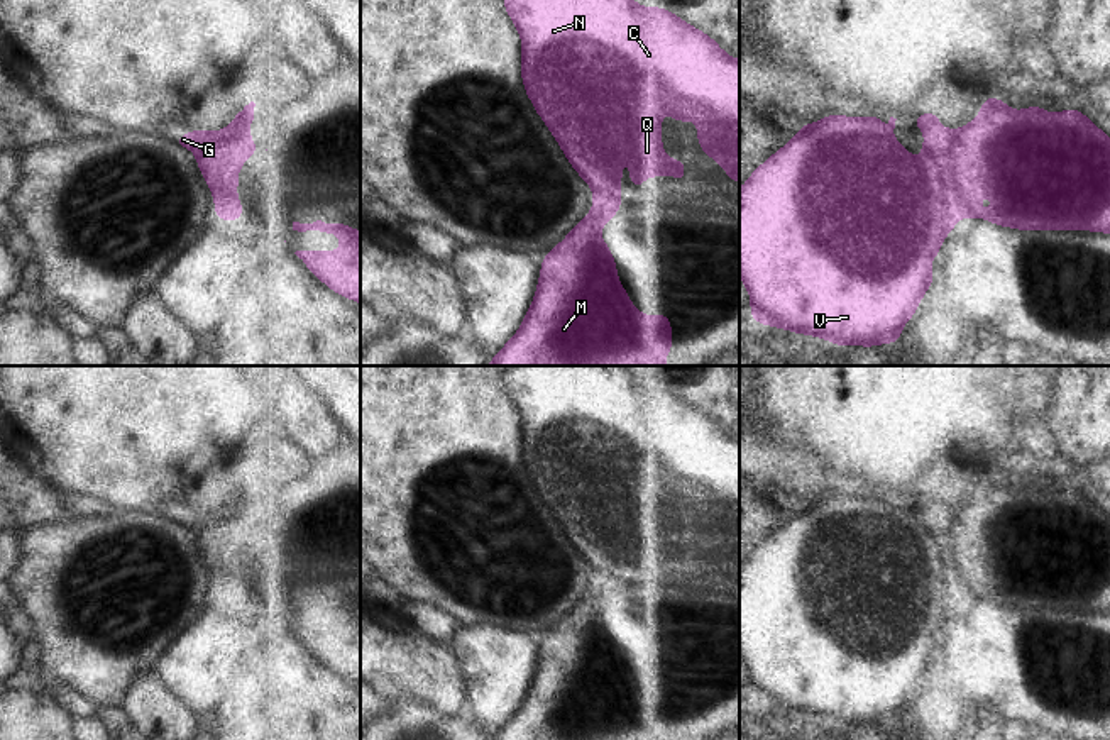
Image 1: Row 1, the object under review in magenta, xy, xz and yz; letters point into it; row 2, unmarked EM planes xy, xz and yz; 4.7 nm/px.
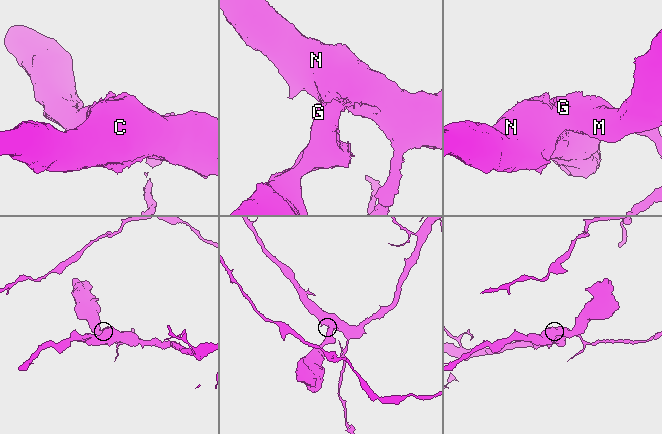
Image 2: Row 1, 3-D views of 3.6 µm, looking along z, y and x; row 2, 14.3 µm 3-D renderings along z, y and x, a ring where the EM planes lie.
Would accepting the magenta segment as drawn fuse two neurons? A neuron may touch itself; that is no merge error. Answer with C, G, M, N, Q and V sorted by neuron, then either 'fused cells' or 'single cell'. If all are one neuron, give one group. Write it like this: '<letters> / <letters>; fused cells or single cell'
C N Q V / G M; fused cells

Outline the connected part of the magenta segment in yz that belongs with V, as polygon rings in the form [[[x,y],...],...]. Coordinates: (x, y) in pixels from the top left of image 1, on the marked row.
[[[832,113],[821,117],[814,124],[802,124],[800,130],[765,163],[755,168],[750,178],[739,188],[739,278],[750,295],[751,320],[772,329],[785,329],[800,335],[826,339],[834,345],[875,347],[882,344],[895,344],[902,339],[904,325],[915,315],[926,291],[934,283],[931,262],[939,256],[948,234],[961,220],[956,200],[948,196],[951,176],[948,159],[936,154],[926,139],[917,161],[907,147],[895,137],[895,120],[890,117],[887,130],[882,130],[882,113],[875,117],[846,117]]]

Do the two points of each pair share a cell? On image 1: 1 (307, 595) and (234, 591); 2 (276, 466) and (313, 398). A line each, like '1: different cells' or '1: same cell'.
1: same cell
2: different cells

